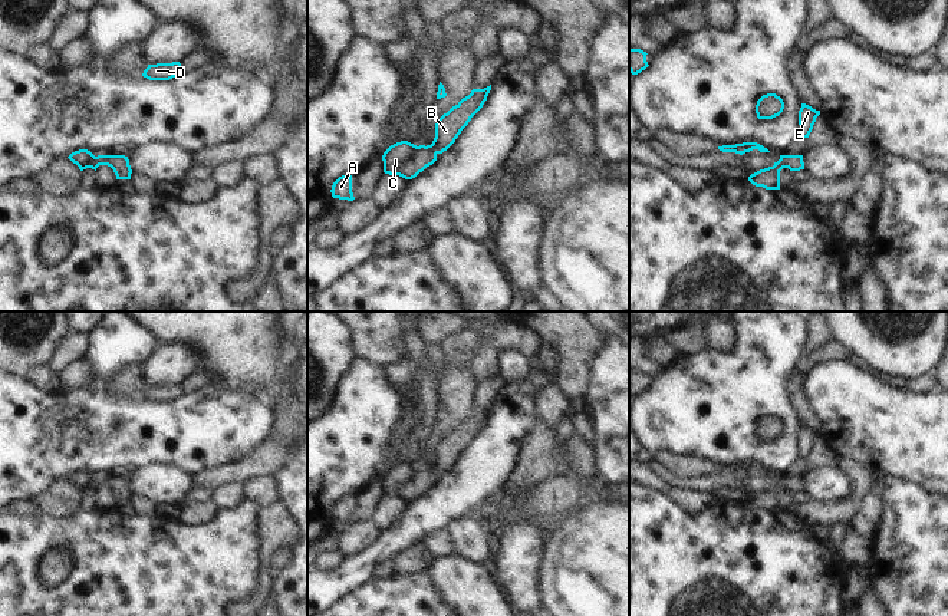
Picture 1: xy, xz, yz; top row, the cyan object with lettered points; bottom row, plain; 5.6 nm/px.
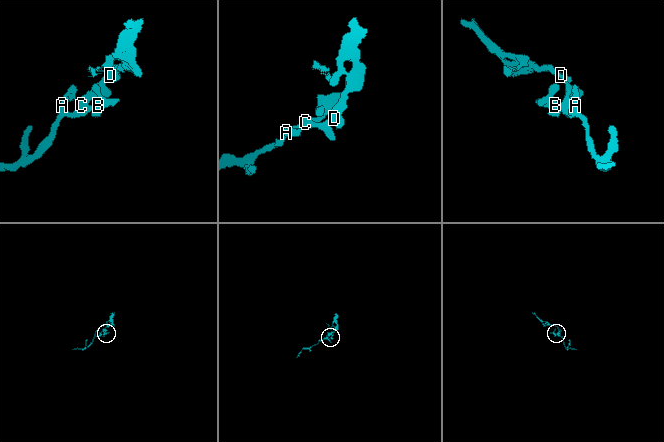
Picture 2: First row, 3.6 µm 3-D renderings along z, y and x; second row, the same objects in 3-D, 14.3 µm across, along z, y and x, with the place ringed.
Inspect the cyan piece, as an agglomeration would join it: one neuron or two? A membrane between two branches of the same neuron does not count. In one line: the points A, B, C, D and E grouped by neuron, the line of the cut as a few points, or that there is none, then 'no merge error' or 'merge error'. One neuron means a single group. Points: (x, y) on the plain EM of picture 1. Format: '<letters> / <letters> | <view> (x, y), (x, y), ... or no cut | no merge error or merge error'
A B C D E | no cut | no merge error

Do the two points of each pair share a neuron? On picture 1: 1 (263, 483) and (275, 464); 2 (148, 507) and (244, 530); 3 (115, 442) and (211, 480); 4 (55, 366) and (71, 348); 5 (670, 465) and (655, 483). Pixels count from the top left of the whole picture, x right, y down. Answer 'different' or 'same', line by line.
1: different
2: different
3: different
4: same
5: different

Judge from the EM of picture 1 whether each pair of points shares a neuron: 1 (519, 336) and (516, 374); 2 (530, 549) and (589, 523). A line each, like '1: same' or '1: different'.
1: different
2: different

